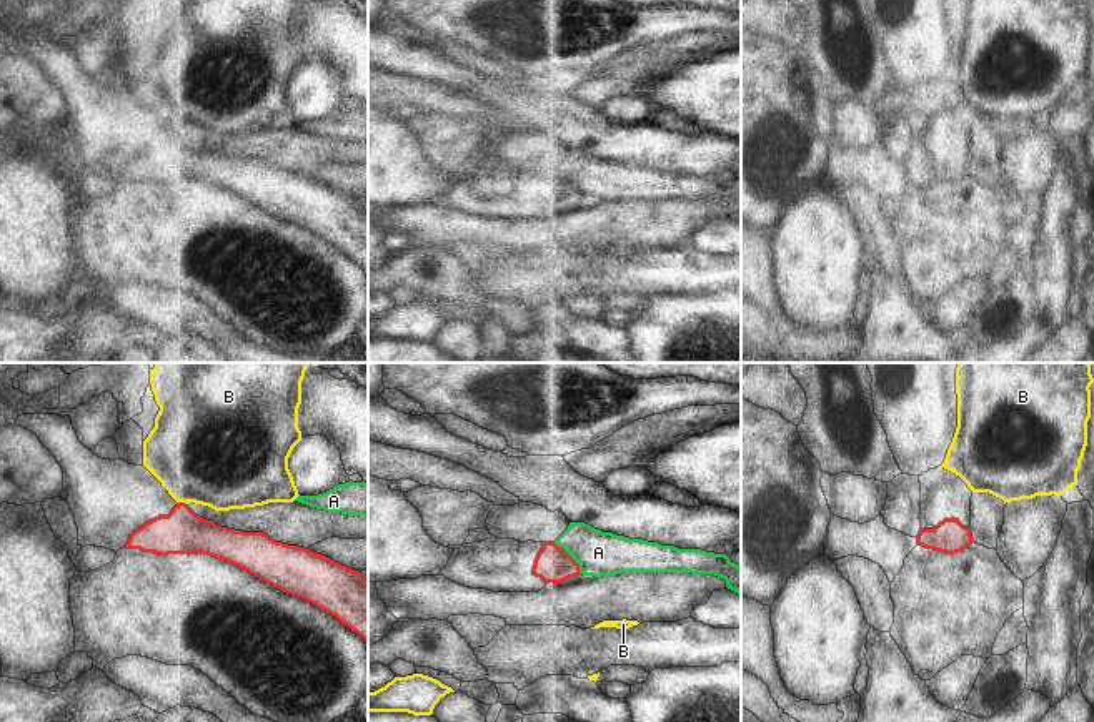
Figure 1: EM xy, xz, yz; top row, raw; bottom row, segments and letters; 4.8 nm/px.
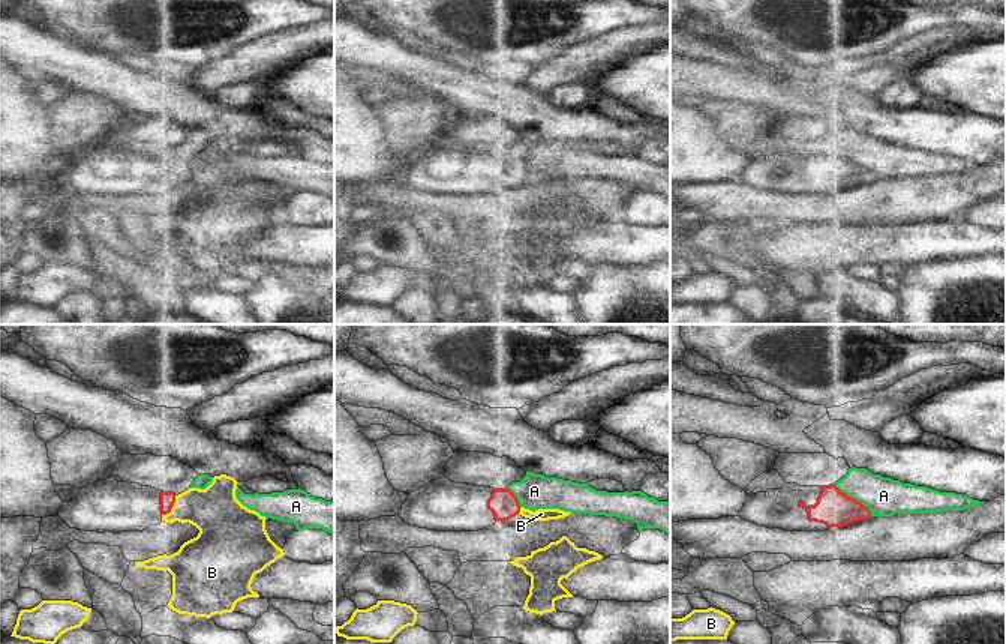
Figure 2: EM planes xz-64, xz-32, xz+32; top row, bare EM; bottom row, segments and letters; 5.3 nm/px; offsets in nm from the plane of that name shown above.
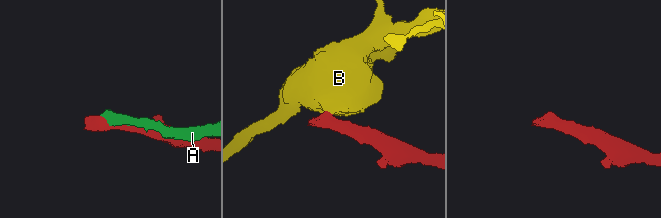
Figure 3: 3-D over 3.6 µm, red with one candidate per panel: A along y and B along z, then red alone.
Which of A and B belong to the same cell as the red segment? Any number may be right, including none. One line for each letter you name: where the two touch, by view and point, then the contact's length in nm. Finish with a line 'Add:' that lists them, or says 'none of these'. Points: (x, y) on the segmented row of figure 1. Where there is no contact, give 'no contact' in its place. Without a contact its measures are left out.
Add: none of these

